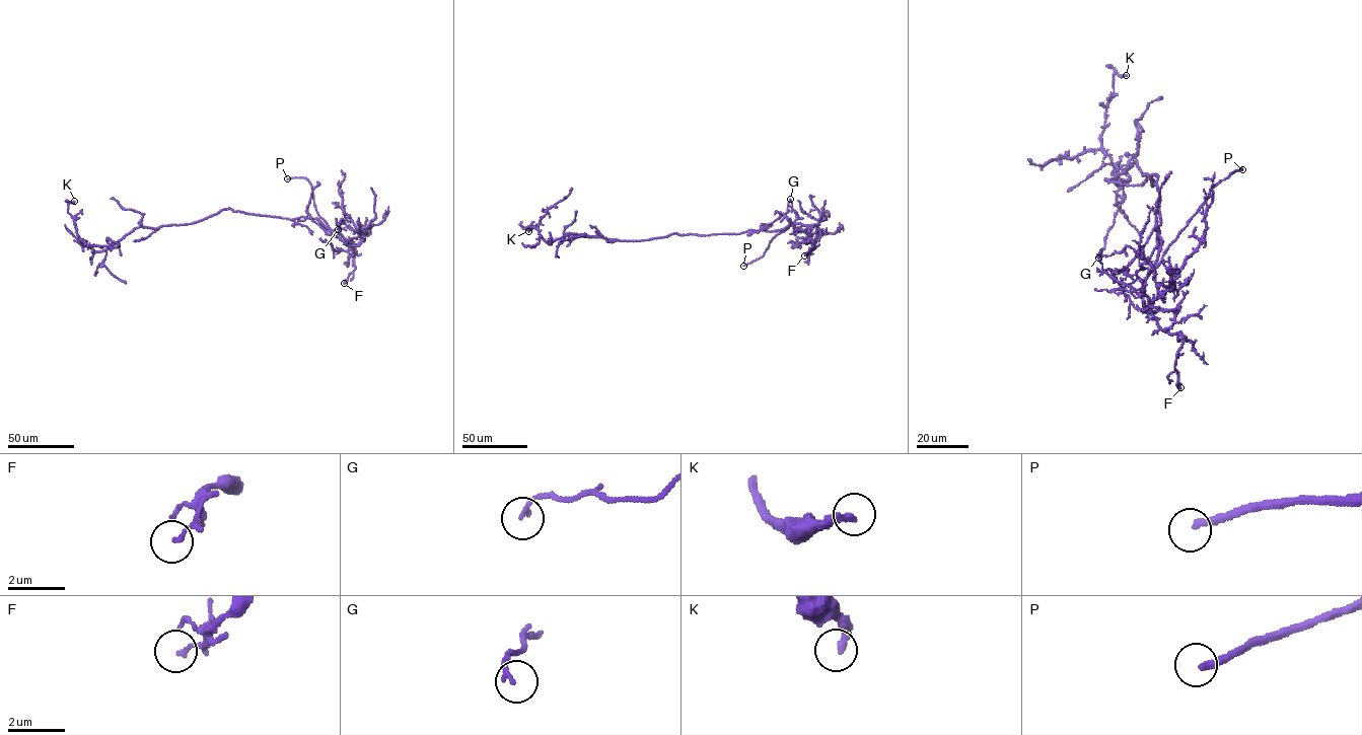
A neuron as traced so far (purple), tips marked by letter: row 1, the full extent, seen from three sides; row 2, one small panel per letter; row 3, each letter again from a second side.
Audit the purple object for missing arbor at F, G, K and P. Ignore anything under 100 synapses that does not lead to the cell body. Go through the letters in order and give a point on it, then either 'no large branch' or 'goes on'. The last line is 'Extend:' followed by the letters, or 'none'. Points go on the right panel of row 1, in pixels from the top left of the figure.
F: place (1180, 387); no large branch
G: place (1098, 258); no large branch
K: place (1126, 75); no large branch
P: place (1242, 169); goes on
Extend: P

